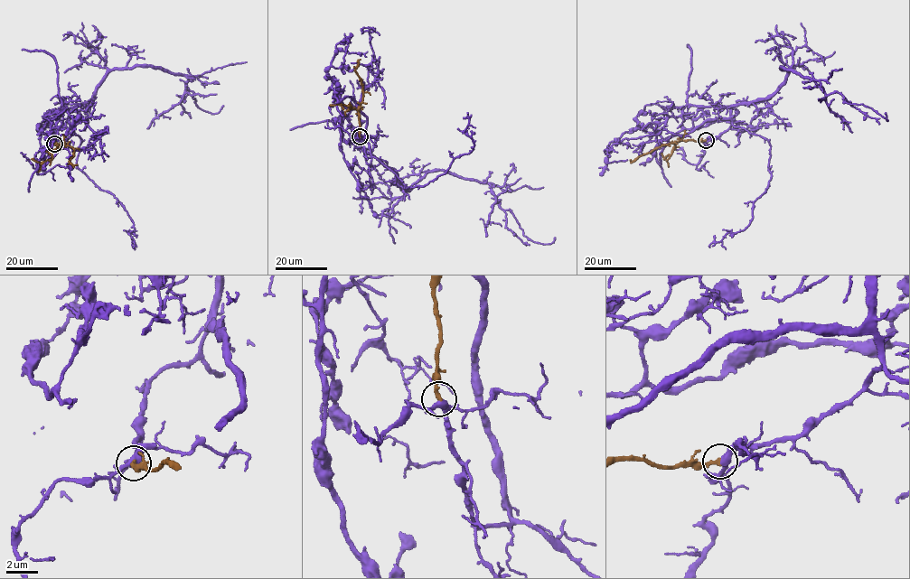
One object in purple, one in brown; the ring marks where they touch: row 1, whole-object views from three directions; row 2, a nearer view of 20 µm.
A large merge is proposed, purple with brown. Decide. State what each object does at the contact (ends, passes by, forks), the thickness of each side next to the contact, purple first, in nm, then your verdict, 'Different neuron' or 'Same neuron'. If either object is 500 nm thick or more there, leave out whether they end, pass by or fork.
At the ring purple passes by. At the ring brown ends. Thickness 400 nm (purple) against 260 nm. Same neuron

